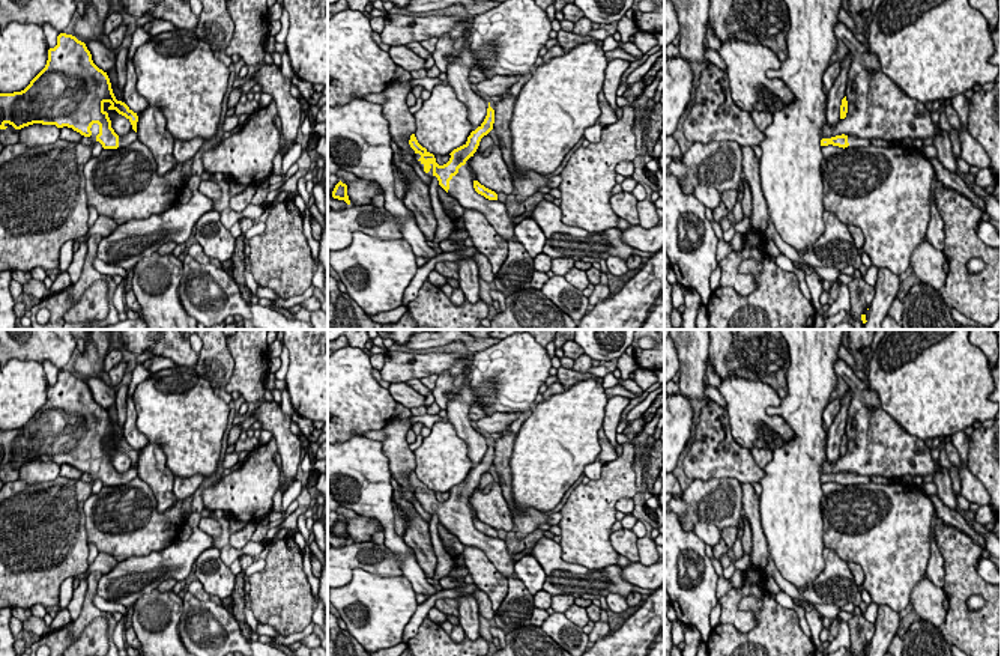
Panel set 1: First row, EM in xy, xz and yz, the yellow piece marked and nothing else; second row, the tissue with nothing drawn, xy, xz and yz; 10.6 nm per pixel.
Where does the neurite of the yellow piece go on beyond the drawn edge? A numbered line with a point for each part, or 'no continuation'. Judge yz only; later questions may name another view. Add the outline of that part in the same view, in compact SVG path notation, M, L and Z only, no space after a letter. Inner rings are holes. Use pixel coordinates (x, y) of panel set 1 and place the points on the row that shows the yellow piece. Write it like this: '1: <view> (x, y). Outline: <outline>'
1: yz (854, 142). Outline: M848 135L848 147L866 147L870 146L870 140L869 138L860 138L855 135Z

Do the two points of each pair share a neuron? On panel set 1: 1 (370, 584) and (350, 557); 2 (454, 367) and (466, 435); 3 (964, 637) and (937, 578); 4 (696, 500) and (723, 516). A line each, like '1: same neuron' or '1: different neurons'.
1: different neurons
2: same neuron
3: different neurons
4: same neuron

